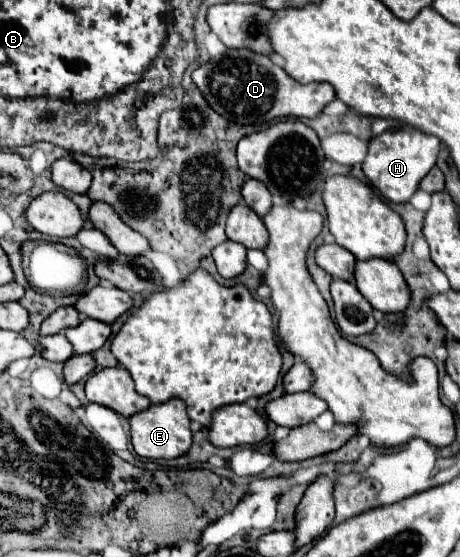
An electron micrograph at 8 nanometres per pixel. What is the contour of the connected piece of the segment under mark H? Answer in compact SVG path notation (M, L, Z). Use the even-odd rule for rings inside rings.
M400 126L396 130L386 130L368 142L368 154L362 162L362 170L386 200L404 204L410 202L412 194L418 190L420 180L434 166L438 150L440 140L436 136L426 136L412 126Z

